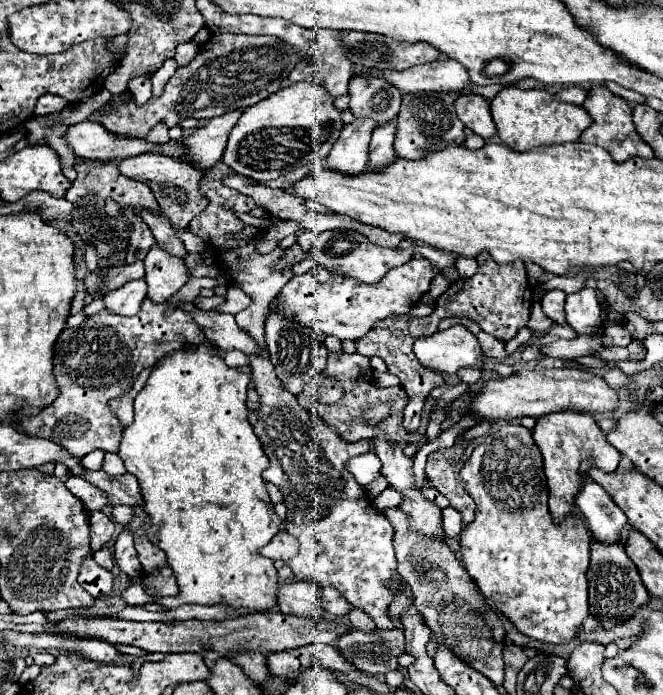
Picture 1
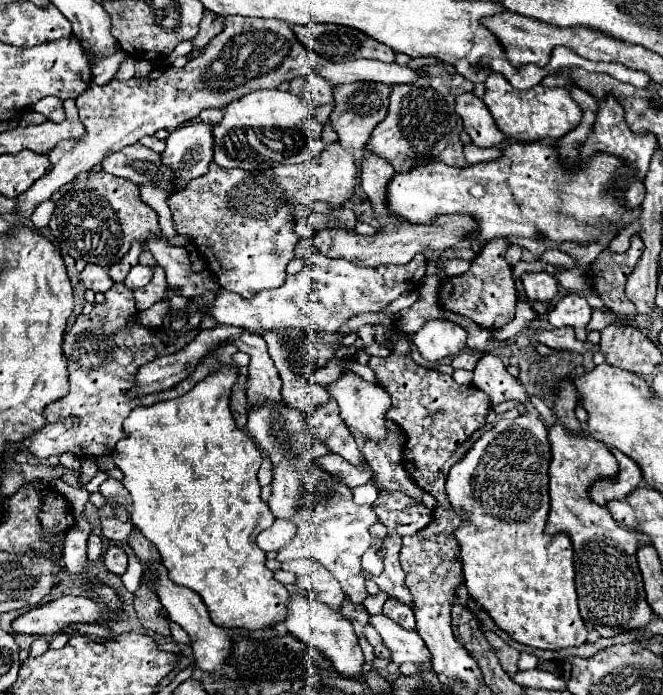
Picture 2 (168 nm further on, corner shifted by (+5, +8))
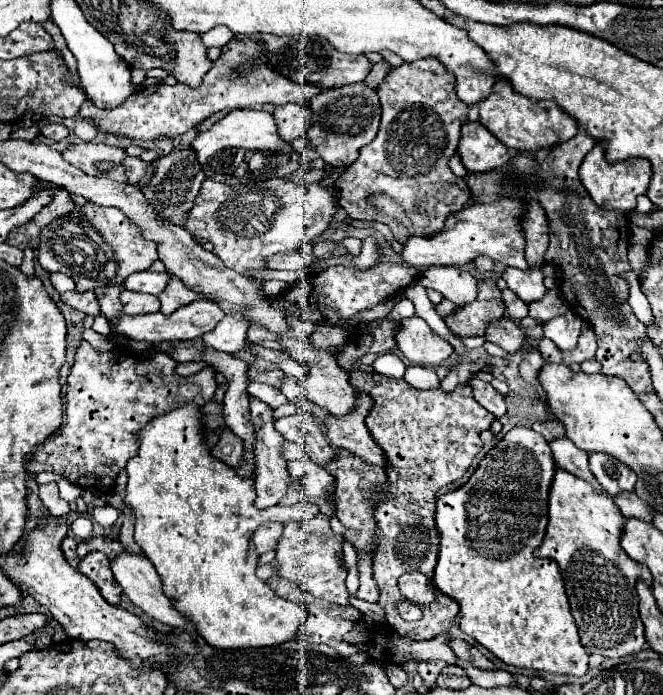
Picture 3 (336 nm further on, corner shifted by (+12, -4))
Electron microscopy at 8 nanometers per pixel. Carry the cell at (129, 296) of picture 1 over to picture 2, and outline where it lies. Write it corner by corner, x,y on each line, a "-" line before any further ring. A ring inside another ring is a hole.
133,266
127,274
127,278
123,280
123,284
129,288
129,290
137,290
137,288
143,288
147,282
151,280
151,266

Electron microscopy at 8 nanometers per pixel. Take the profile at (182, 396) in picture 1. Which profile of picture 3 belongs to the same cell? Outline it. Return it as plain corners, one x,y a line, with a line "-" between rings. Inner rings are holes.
184,404
182,408
176,408
172,410
170,414
164,414
164,416
158,416
154,418
152,422
148,422
148,426
144,430
140,430
138,434
138,452
134,458
128,460
126,464
126,474
128,474
128,492
126,492
126,506
130,506
136,514
136,532
134,532
134,540
136,544
142,548
142,554
144,554
154,565
160,580
162,580
162,590
164,594
174,602
172,606
184,616
188,618
194,626
196,626
196,632
208,642
212,644
212,648
218,648
218,650
240,650
240,648
264,648
264,646
276,646
280,642
288,642
292,640
298,630
302,628
302,622
306,618
306,610
302,604
296,604
296,602
288,602
280,596
276,596
276,592
256,576
256,567
258,567
259,555
255,552
254,545
252,543
252,534
254,534
254,528
263,523
268,522
280,522
286,524
286,522
292,522
292,520
312,520
312,516
318,514
318,506
312,504
312,502
298,502
294,506
272,506
272,508
266,508
260,510
254,506
254,500
256,500
256,490
254,490
254,480
250,478
240,478
236,474
234,468
226,466
224,462
216,460
210,456
210,450
206,448
204,444
204,438
202,438
202,422
200,422
200,410
198,406
194,404

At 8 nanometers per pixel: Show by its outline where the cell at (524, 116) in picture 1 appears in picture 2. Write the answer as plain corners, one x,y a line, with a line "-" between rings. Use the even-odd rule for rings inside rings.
491,74
485,82
485,96
483,96
483,102
487,104
497,128
511,140
517,140
517,142
533,142
533,140
545,140
545,138
551,138
551,140
559,140
561,136
565,136
567,132
571,132
579,120
581,120
581,108
579,104
571,98
569,90
567,88
545,88
541,84
533,86
531,90
517,90
511,86
511,82
499,74

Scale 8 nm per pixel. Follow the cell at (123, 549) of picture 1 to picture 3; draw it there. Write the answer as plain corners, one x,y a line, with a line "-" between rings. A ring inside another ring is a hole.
90,552
78,562
78,570
88,576
104,596
104,600
112,606
120,604
122,588
116,584
112,570
110,570
110,560
104,552

